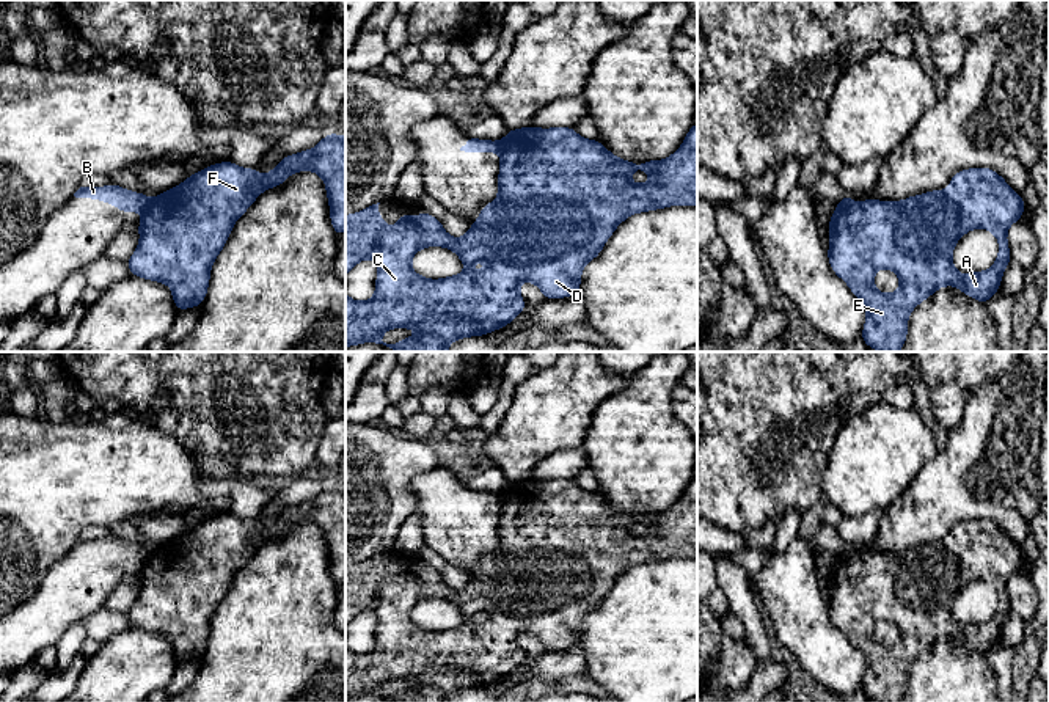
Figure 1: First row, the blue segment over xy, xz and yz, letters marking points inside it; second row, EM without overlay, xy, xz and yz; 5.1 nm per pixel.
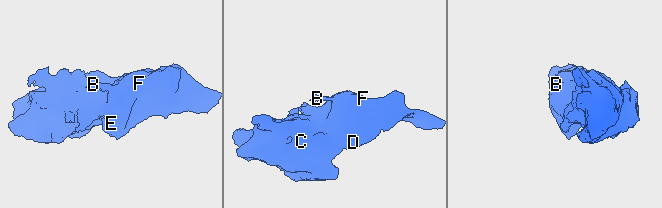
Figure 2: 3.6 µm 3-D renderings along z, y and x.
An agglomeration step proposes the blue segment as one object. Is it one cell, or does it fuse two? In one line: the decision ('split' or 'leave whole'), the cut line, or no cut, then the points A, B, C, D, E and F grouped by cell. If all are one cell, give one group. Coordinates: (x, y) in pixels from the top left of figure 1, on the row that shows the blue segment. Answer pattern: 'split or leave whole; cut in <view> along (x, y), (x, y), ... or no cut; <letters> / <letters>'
split; cut in xy along (153, 200), (143, 214); A C D E F / B

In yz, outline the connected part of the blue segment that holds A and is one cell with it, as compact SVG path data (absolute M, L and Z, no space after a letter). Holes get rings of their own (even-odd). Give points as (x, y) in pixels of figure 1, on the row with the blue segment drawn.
M967 168L955 173L947 190L931 190L901 201L864 199L835 206L828 228L831 242L828 261L832 272L865 306L867 317L861 339L875 350L898 352L908 338L908 317L920 302L939 287L955 286L963 294L986 303L997 294L1002 275L1011 261L1007 232L1021 220L1025 204L992 168ZM983 228L997 237L994 265L983 272L961 275L952 262L953 248L966 232ZM887 269L898 275L900 287L892 294L875 289L875 273Z

